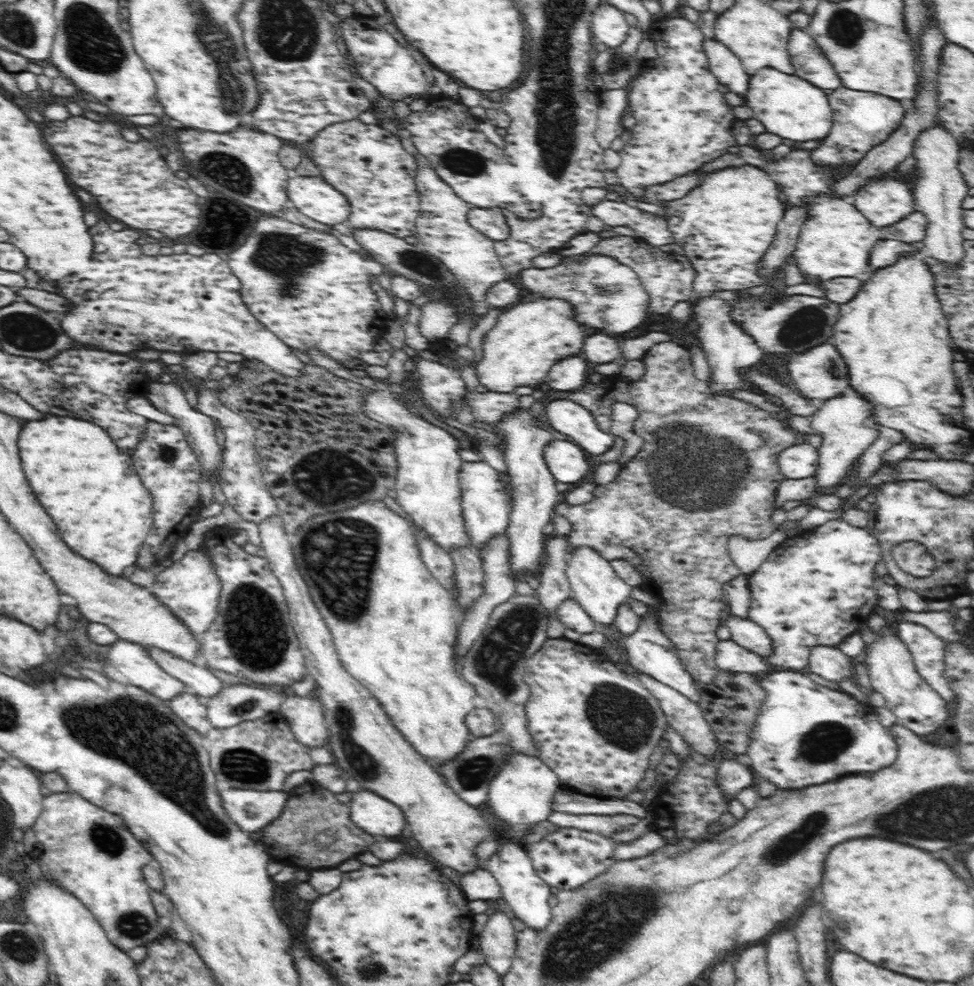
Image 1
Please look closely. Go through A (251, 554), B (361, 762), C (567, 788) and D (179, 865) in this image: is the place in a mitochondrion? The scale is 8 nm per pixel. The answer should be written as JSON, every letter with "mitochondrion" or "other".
{"A":"other","B":"mitochondrion","C":"other","D":"other"}

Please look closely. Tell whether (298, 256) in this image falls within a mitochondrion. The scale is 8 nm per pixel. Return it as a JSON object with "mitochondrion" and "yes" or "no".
{"mitochondrion":"yes"}

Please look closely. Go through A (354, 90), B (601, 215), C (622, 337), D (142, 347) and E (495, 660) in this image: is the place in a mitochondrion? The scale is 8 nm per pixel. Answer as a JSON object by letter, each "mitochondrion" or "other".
{"A":"other","B":"other","C":"other","D":"other","E":"mitochondrion"}

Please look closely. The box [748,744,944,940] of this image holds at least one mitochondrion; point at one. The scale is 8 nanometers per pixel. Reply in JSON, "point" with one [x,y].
{"point":[786,847]}

